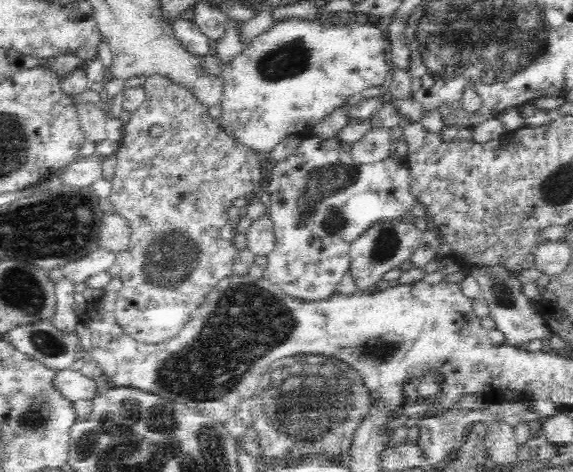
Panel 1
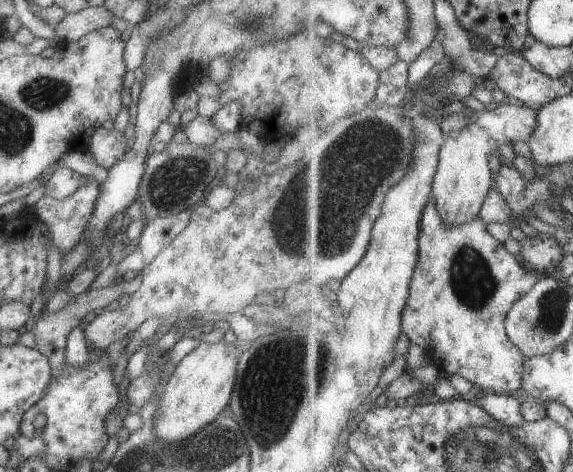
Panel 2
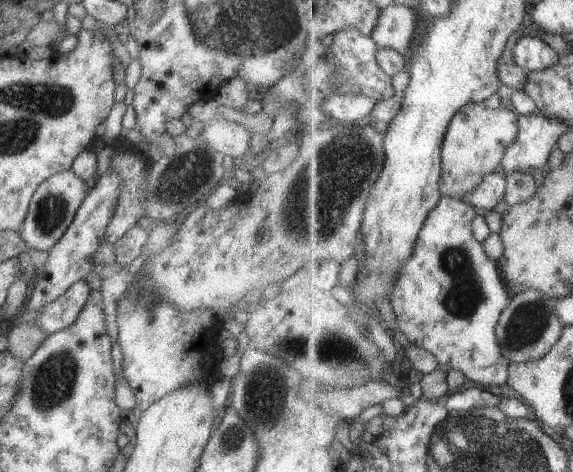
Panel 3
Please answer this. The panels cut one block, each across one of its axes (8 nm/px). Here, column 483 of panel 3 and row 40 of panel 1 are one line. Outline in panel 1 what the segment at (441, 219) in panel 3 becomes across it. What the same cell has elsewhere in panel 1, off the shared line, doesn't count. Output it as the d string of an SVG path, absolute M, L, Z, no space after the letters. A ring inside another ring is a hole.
M273 17L264 32L248 36L240 54L228 60L218 58L214 47L209 52L217 60L224 79L219 122L227 133L255 152L270 152L284 138L312 128L335 108L346 104L347 98L364 88L381 86L390 67L386 63L388 42L373 22L321 22L300 17Z

